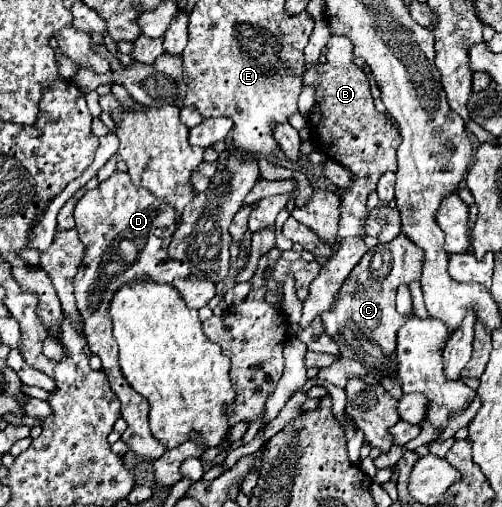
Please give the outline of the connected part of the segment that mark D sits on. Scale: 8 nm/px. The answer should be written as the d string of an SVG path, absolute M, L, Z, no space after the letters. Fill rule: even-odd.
M119 170L105 182L101 182L95 190L85 192L75 206L75 230L79 232L79 238L85 246L83 264L79 266L79 272L73 280L77 308L85 324L83 332L87 336L91 352L97 354L103 362L103 370L111 382L111 390L121 400L121 416L127 420L127 430L121 434L121 440L141 460L155 460L163 456L167 452L167 446L155 440L147 424L147 398L139 396L127 384L119 368L115 338L111 334L111 318L107 316L107 304L111 302L115 288L121 288L137 276L147 276L155 282L173 284L189 308L199 310L207 306L207 302L215 296L215 284L199 280L189 272L187 264L169 258L167 246L171 242L171 228L175 228L175 212L171 212L171 206L159 204L159 200L155 200L151 192L133 184L127 172Z

